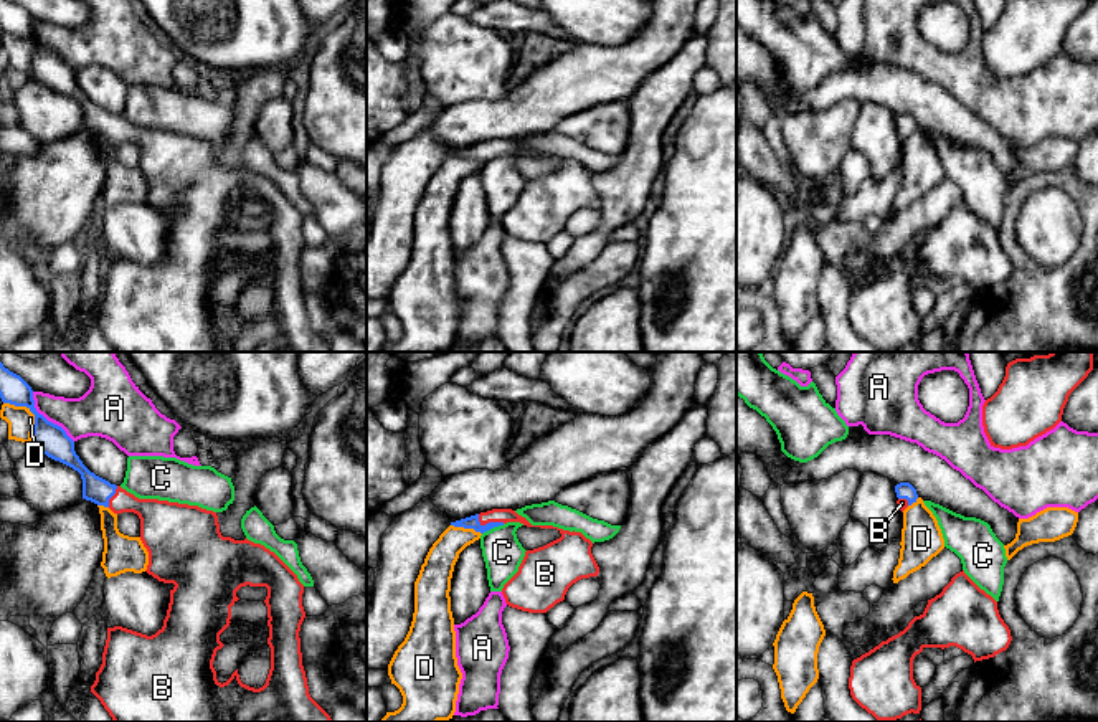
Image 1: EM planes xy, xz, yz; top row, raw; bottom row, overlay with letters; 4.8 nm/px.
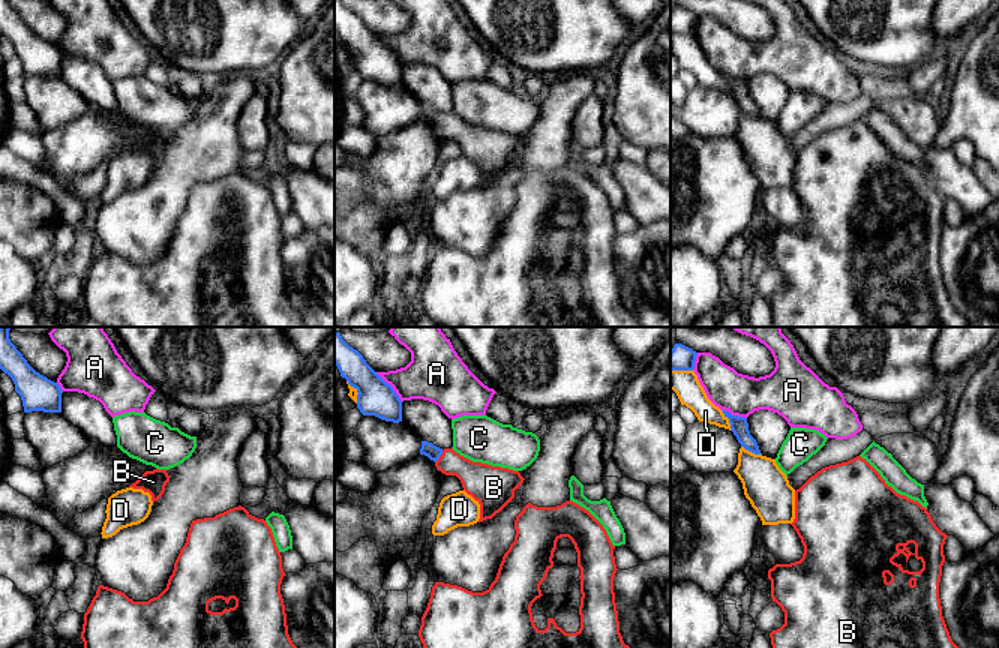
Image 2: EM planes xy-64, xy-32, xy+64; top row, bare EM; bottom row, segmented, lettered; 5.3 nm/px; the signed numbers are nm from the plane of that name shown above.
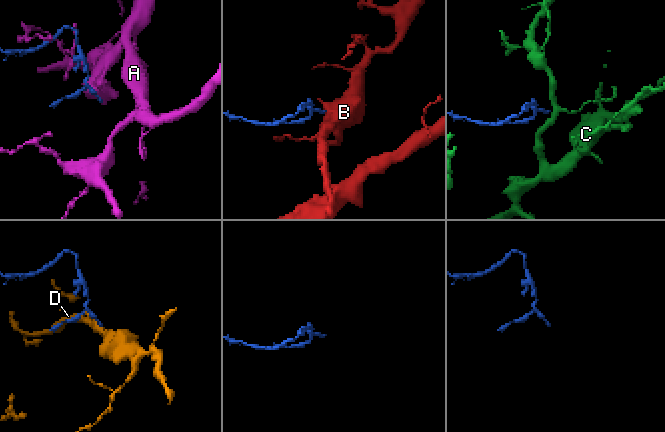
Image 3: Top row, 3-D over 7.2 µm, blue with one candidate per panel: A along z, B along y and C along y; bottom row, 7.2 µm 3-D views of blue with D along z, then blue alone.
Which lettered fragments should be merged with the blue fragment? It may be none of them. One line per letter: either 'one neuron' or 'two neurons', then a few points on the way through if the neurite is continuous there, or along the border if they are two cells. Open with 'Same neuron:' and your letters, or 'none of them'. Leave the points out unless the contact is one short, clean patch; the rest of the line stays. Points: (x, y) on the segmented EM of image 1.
Same neuron: B
A: two neurons
B: one neuron; way xz (469, 522), (489, 522), (504, 516)
C: two neurons; border xz (504, 524), (494, 526), (482, 534)
D: two neurons

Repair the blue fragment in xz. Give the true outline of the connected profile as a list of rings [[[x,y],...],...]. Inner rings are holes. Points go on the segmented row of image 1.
[[[492,509],[456,522],[454,527],[474,529],[476,532],[487,532],[507,522],[520,522],[527,527],[556,529],[561,537],[533,550],[527,550],[518,567],[518,572],[504,585],[502,595],[505,603],[512,608],[528,613],[547,613],[556,603],[565,600],[568,588],[581,578],[598,577],[599,567],[591,553],[593,542],[581,532],[570,532],[553,525],[532,525],[525,517],[512,509]]]

